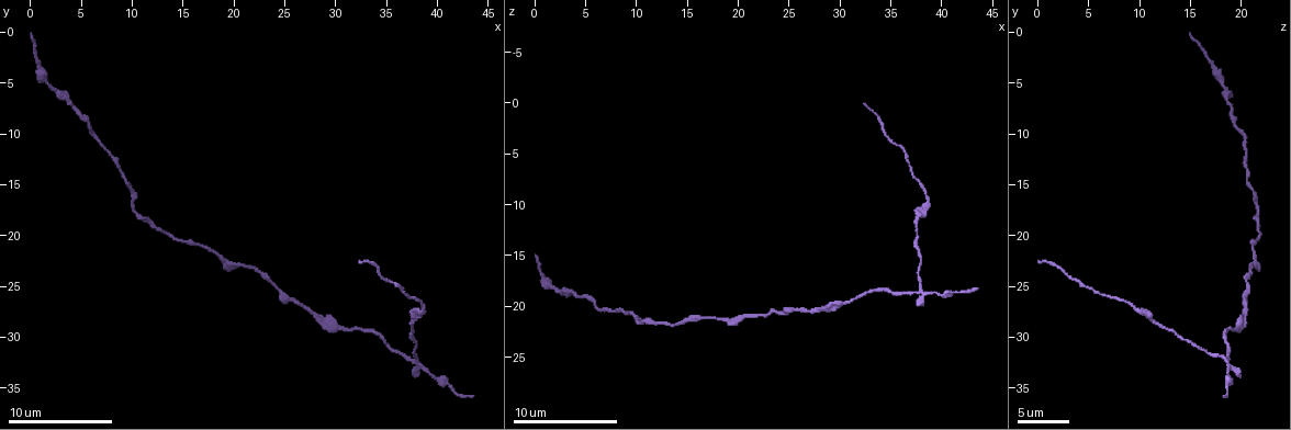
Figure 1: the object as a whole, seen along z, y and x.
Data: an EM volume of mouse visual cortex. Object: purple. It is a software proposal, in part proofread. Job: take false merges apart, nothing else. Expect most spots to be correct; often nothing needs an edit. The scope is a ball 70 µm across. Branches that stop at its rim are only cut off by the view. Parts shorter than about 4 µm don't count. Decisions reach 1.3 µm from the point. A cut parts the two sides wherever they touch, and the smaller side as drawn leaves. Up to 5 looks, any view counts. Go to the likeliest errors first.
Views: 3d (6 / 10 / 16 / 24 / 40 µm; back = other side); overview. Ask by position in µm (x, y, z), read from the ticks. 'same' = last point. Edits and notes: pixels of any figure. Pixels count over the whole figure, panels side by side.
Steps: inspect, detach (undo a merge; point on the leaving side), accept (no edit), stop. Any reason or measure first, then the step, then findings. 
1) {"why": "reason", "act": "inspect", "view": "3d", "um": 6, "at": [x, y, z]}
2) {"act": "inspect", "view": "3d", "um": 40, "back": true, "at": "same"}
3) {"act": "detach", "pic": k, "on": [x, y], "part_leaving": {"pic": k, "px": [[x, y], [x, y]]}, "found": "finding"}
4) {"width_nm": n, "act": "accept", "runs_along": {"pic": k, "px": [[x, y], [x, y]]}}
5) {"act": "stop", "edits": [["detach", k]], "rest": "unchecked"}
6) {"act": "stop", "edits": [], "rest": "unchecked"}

{"why": "a fork", "act": "inspect", "view": "3d", "um": 16, "at": [37.8, 32.2, 18.2]}

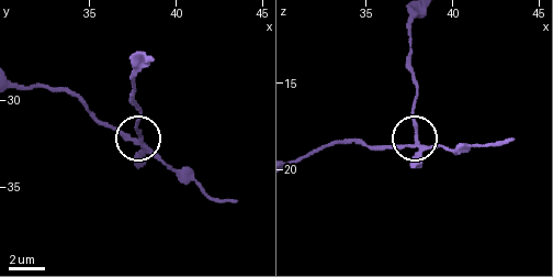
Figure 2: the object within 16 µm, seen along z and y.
{"side_arm_um": 7, "act": "detach", "pic": 2, "on": [138, 129], "part_leaving": {"pic": 2, "px": [[142, 137], [133, 80], [146, 64]]}, "found": "two cells meet here"}

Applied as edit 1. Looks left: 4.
{"why": "sudden change in width", "act": "inspect", "view": "3d", "um": 16, "at": [0.8, 3.0, 17.0]}

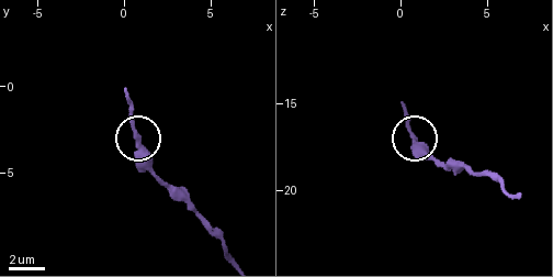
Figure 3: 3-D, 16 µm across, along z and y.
{"why": "zoom in", "act": "inspect", "view": "3d", "um": 6, "at": [0.9, 3.1, 17.1]}

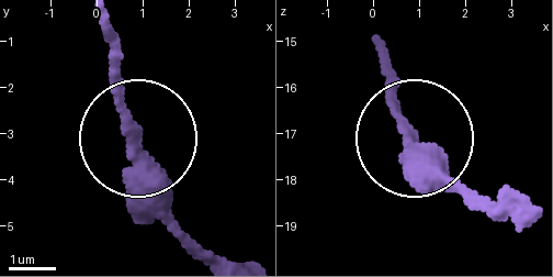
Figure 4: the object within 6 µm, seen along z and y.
{"act": "accept", "runs_along": {"pic": 4, "px": [[209, 255], [177, 220], [165, 173], [134, 125], [114, 34]]}, "found": "all the same cell"}

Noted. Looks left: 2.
{"act": "inspect", "view": "3d", "um": 6, "at": [31.0, 29.4, 19.4]}

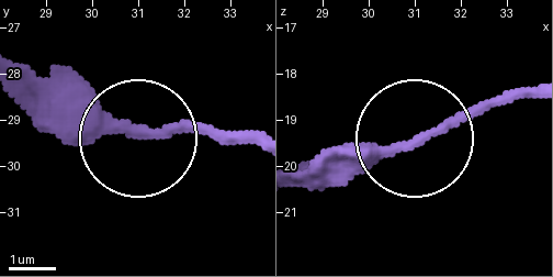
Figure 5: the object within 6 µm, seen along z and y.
{"why": "from behind", "act": "inspect", "view": "3d", "um": 6, "back": true, "at": [30.85, 29.25, 19.55]}

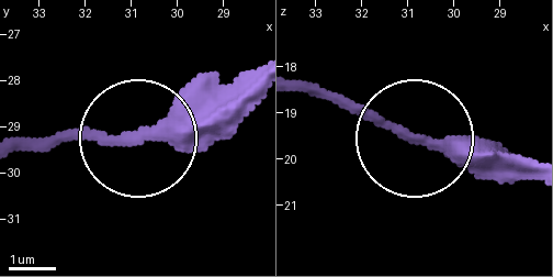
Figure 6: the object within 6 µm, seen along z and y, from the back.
{"width_nm": 270, "act": "accept", "runs_along": {"pic": 6, "px": [[256, 68], [209, 80], [126, 135], [35, 135]]}, "found": "one cell here"}

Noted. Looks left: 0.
{"act": "stop", "edits": [["detach", 2]], "rest": "unchecked"}

